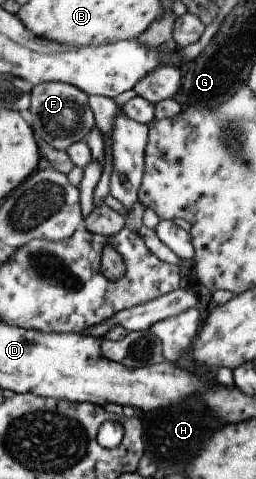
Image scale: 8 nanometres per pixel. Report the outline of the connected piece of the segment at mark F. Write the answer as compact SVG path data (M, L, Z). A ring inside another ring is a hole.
M60 81L38 83L32 86L29 110L33 136L37 142L46 143L56 151L63 151L74 143L83 142L94 124L92 111L88 107L87 95L80 89L68 83L60 83Z

